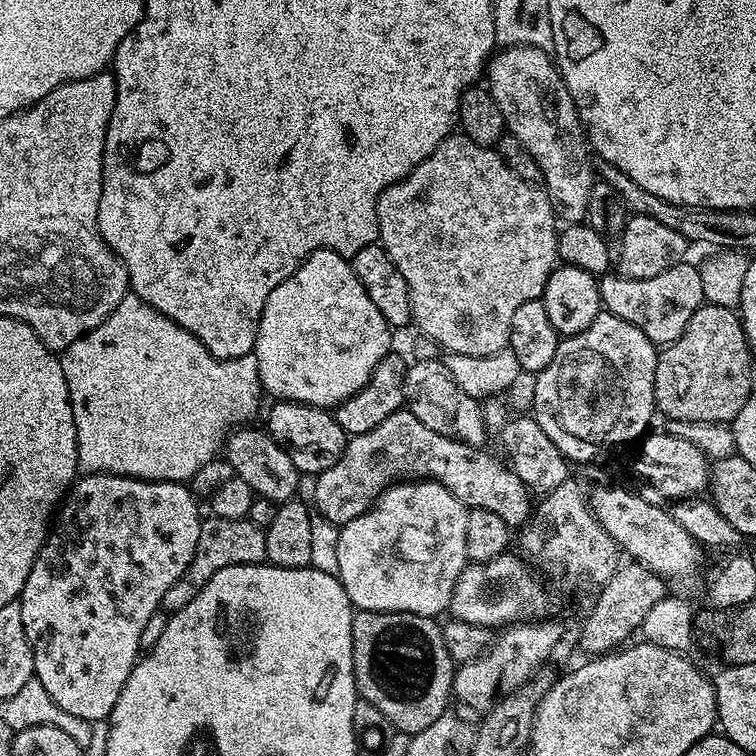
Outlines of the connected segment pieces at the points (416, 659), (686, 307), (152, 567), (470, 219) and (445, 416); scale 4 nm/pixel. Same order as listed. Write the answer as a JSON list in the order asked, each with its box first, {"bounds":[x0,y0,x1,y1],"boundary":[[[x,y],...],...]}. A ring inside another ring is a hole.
[{"bounds":[352,612,454,736],"boundary":[[[362,612],[352,618],[352,669],[359,699],[369,704],[396,732],[417,736],[426,726],[438,722],[448,711],[452,696],[454,661],[443,641],[443,630],[431,616],[409,612]]]},{"bounds":[598,263,705,344],"boundary":[[[688,263],[671,264],[662,270],[662,274],[641,280],[619,274],[605,274],[598,280],[601,305],[618,318],[630,322],[630,326],[638,326],[638,330],[642,330],[642,334],[646,334],[652,344],[673,344],[682,330],[686,330],[686,322],[690,322],[692,315],[705,303],[699,267],[695,263]]]},{"bounds":[18,472,202,722],"boundary":[[[99,472],[93,476],[81,475],[68,489],[66,499],[59,505],[58,515],[51,525],[48,538],[30,570],[30,578],[26,578],[26,586],[18,597],[22,610],[22,626],[26,626],[26,638],[34,654],[35,679],[40,680],[42,686],[46,686],[46,694],[50,694],[50,698],[54,698],[54,702],[58,702],[62,710],[69,714],[78,714],[78,718],[86,718],[93,722],[107,721],[122,694],[122,686],[126,686],[126,678],[130,678],[130,670],[141,655],[142,630],[146,622],[150,622],[150,614],[161,611],[160,603],[166,590],[170,590],[170,586],[174,586],[174,582],[182,578],[186,566],[190,566],[190,558],[194,558],[202,519],[202,513],[196,504],[199,503],[197,497],[192,495],[191,487],[187,483],[175,480],[139,480]]]},{"bounds":[376,134,558,358],"boundary":[[[463,134],[447,136],[430,154],[430,158],[422,161],[405,180],[391,184],[378,198],[376,207],[378,214],[378,230],[380,231],[379,245],[386,250],[390,262],[398,266],[398,274],[406,278],[406,290],[410,294],[410,310],[412,324],[420,327],[423,335],[433,341],[445,353],[464,354],[475,358],[486,358],[487,355],[498,354],[508,347],[510,342],[510,322],[514,318],[514,310],[522,306],[522,302],[539,300],[544,295],[544,287],[550,278],[553,268],[557,267],[556,237],[558,235],[558,217],[552,211],[552,204],[543,187],[527,184],[502,162],[495,147],[483,148],[478,146],[470,137]]]},{"bounds":[404,359,486,446],"boundary":[[[443,359],[416,360],[408,364],[408,373],[404,375],[404,408],[414,414],[414,418],[418,418],[422,426],[434,430],[434,434],[442,434],[477,446],[485,443],[483,440],[486,425],[481,401],[466,394],[458,386]]]}]

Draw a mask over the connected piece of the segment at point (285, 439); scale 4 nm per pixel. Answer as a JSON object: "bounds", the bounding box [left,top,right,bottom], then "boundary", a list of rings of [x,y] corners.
{"bounds":[266,400,350,476],"boundary":[[[276,400],[273,405],[268,412],[266,431],[280,443],[286,454],[290,454],[290,462],[294,462],[298,471],[319,476],[320,473],[330,470],[330,466],[334,466],[338,458],[342,458],[350,437],[342,430],[342,426],[338,426],[331,411],[309,404],[299,404],[293,400]]]}

